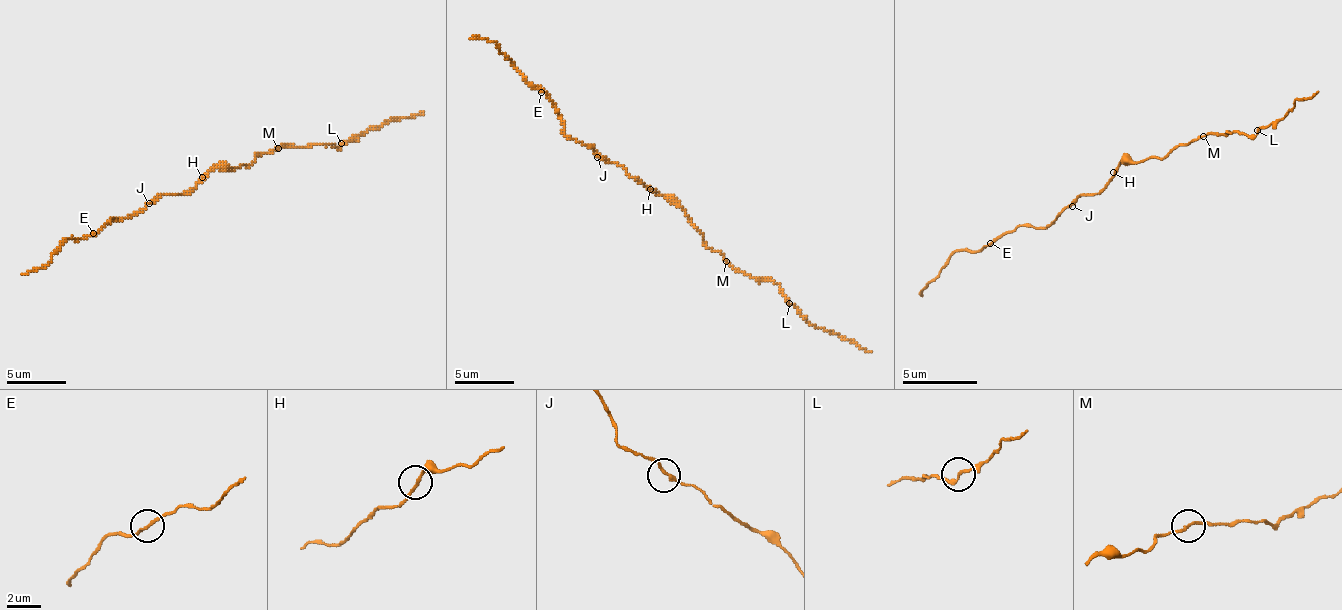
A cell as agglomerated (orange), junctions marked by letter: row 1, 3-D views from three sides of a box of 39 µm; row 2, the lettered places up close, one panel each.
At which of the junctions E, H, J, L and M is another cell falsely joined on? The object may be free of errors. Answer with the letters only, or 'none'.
none

